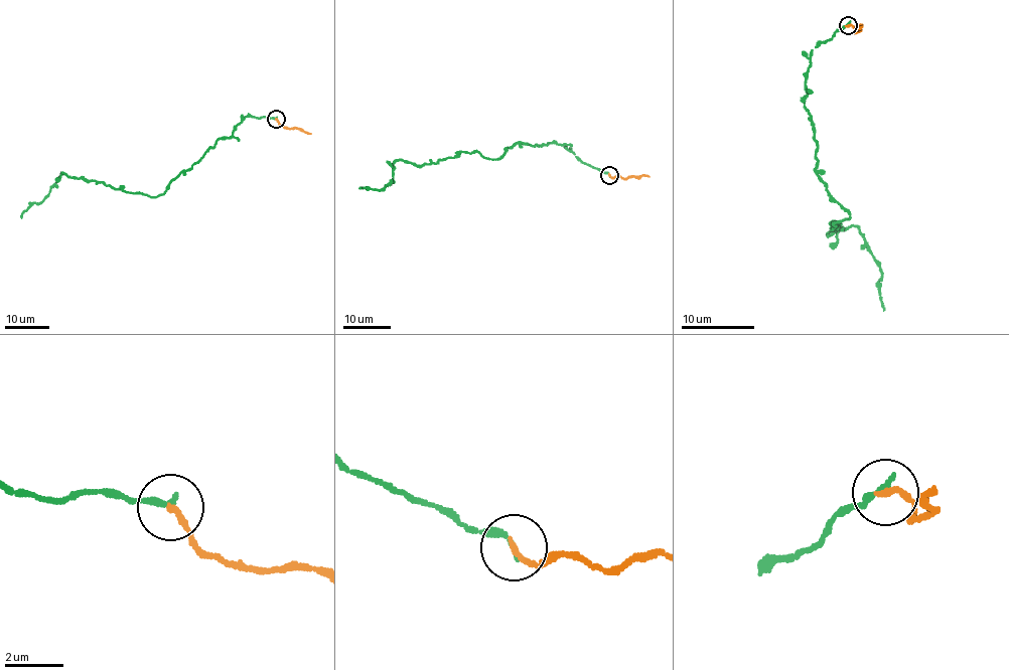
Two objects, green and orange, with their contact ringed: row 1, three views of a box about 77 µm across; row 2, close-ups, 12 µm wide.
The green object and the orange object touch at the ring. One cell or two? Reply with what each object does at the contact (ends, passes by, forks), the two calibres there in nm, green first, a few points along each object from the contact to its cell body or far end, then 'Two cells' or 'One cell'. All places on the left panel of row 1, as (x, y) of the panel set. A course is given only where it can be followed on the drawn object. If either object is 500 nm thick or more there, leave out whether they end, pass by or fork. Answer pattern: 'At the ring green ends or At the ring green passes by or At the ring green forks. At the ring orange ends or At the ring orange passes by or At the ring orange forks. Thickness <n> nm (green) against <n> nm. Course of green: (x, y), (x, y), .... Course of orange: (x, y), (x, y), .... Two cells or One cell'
At the ring green ends. At the ring orange ends. Thickness 190 nm (green) against 200 nm. Course of green: (276, 119), (245, 116), (232, 135), (220, 138), (155, 196), (62, 173), (44, 198), (33, 202), (21, 218). Course of orange: (276, 119), (284, 127), (310, 134). One cell

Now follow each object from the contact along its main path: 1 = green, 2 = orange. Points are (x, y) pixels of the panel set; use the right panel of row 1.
1: (846, 26), (812, 49), (804, 101), (817, 173), (850, 215), (828, 236), (856, 225), (880, 268), (884, 311)
2: (848, 26), (856, 32), (860, 30), (860, 24), (859, 28), (862, 26)

